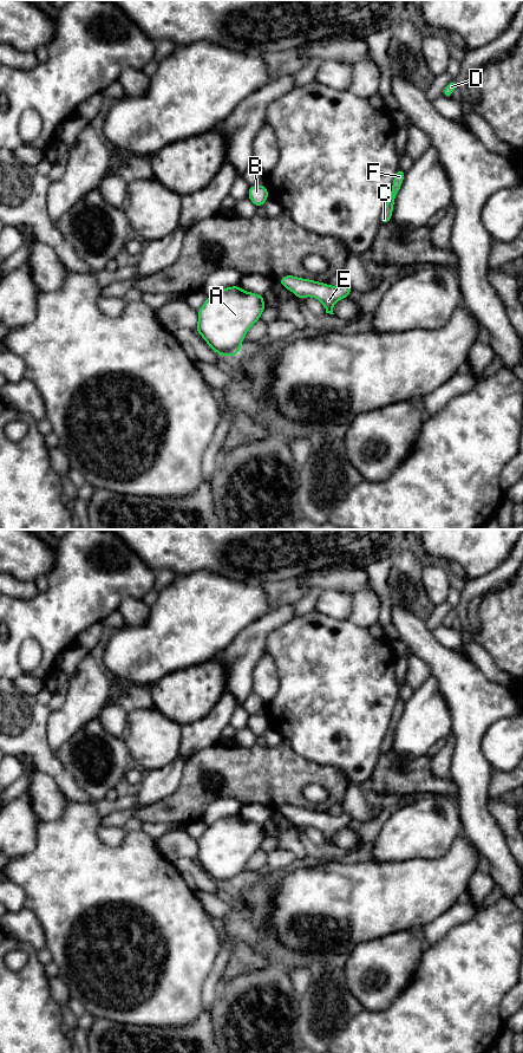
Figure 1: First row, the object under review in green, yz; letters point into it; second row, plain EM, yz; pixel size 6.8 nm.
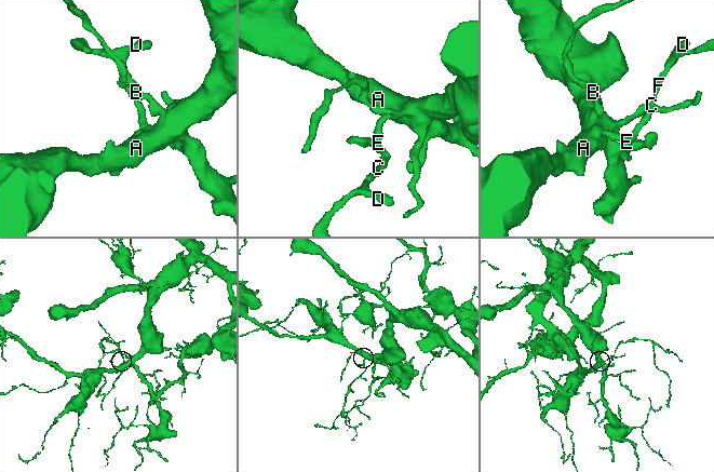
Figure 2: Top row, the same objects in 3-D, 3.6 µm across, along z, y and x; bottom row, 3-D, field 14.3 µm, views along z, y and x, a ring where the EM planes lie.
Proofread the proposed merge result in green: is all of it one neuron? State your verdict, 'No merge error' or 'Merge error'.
No merge error

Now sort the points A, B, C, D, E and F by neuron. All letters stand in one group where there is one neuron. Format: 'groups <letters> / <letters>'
groups A B C D E F

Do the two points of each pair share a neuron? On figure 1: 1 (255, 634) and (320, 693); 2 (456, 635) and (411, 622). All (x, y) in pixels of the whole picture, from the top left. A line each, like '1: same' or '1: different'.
1: different
2: different

